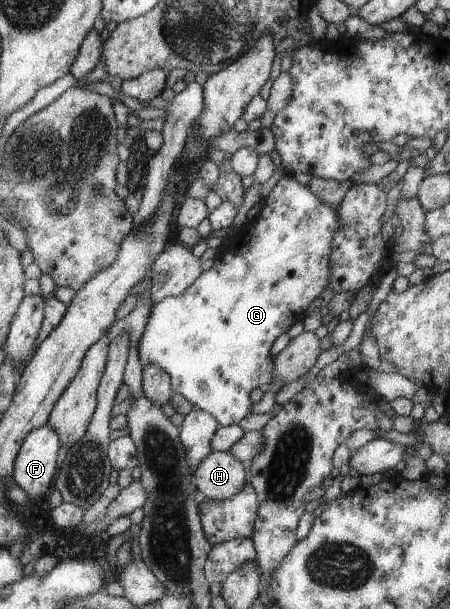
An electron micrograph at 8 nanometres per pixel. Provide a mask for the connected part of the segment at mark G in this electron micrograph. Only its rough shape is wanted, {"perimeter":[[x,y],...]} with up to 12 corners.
{"perimeter":[[284,174],[184,294],[143,368],[222,426],[328,286],[337,210]]}

